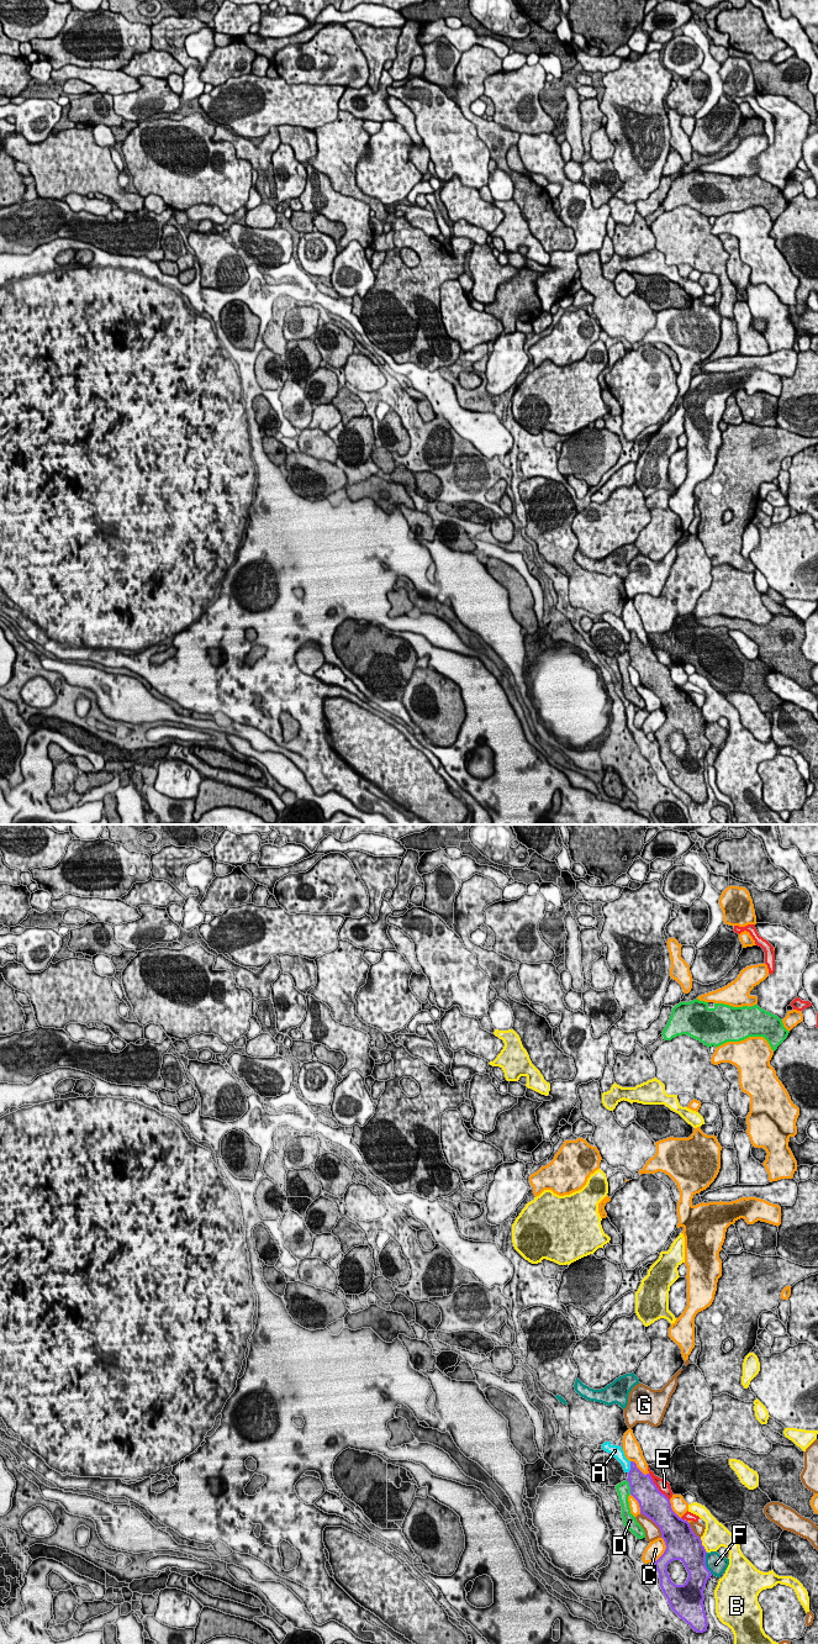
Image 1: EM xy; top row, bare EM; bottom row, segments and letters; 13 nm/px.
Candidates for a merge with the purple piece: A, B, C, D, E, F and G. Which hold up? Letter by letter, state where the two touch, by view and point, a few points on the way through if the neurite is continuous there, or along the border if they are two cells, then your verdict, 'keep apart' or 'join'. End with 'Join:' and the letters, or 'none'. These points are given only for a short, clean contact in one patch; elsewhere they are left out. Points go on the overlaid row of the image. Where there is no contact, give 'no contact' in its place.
A: meets purple in xy at (631, 1468); keep apart
B: meets purple in xy at (702, 1545); keep apart
C: meets purple in xy at (665, 1550); keep apart
D: meets purple in xy at (631, 1487); keep apart
E: meets purple in xy at (655, 1486); keep apart
F: meets purple in xy at (705, 1564); keep apart
G: meets purple in xy at (654, 1522); keep apart
Join: none

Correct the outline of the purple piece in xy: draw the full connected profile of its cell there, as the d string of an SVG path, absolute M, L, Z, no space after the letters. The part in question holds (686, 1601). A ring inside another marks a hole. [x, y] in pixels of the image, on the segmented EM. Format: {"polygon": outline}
{"polygon": "M630 1461L627 1481L640 1513L660 1528L665 1542L666 1549L654 1564L671 1609L695 1632L706 1632L708 1623L703 1591L712 1574L706 1566L707 1551L701 1538L693 1533L687 1521L672 1511L670 1500L659 1491L650 1474L644 1475L634 1461ZM674 1560L681 1560L688 1572L684 1585L675 1585L667 1574L667 1565Z"}

